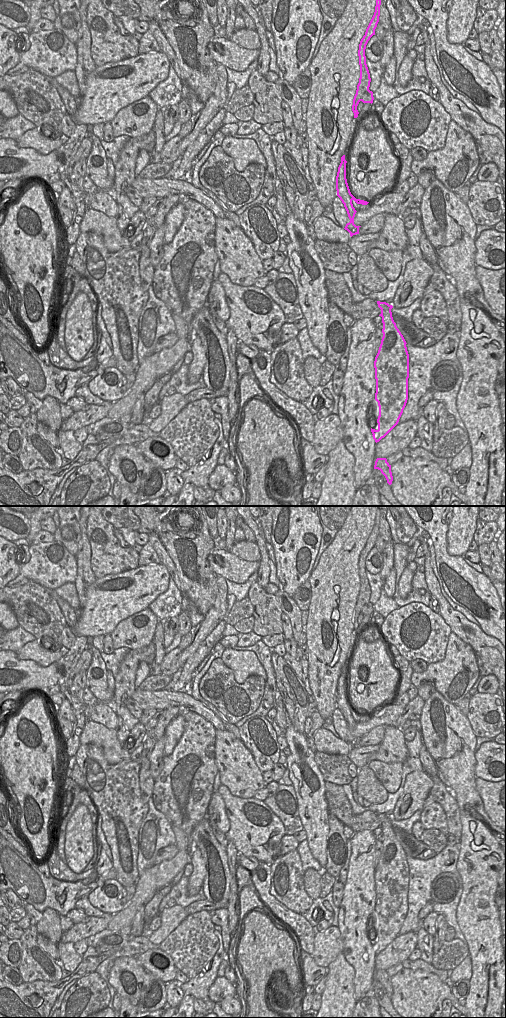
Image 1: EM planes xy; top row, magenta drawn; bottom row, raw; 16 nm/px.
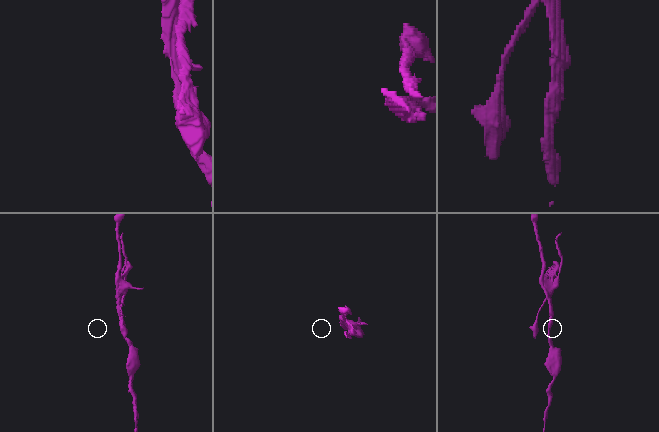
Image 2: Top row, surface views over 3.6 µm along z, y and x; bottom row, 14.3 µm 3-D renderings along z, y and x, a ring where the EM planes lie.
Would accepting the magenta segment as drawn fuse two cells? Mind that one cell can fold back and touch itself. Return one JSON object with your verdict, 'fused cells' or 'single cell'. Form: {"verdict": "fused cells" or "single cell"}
{"verdict": "fused cells"}

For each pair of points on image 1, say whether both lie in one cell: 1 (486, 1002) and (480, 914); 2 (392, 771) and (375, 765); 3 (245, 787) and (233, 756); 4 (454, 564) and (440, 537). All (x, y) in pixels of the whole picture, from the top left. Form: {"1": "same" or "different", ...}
{"1": "same", "2": "same", "3": "same", "4": "same"}

